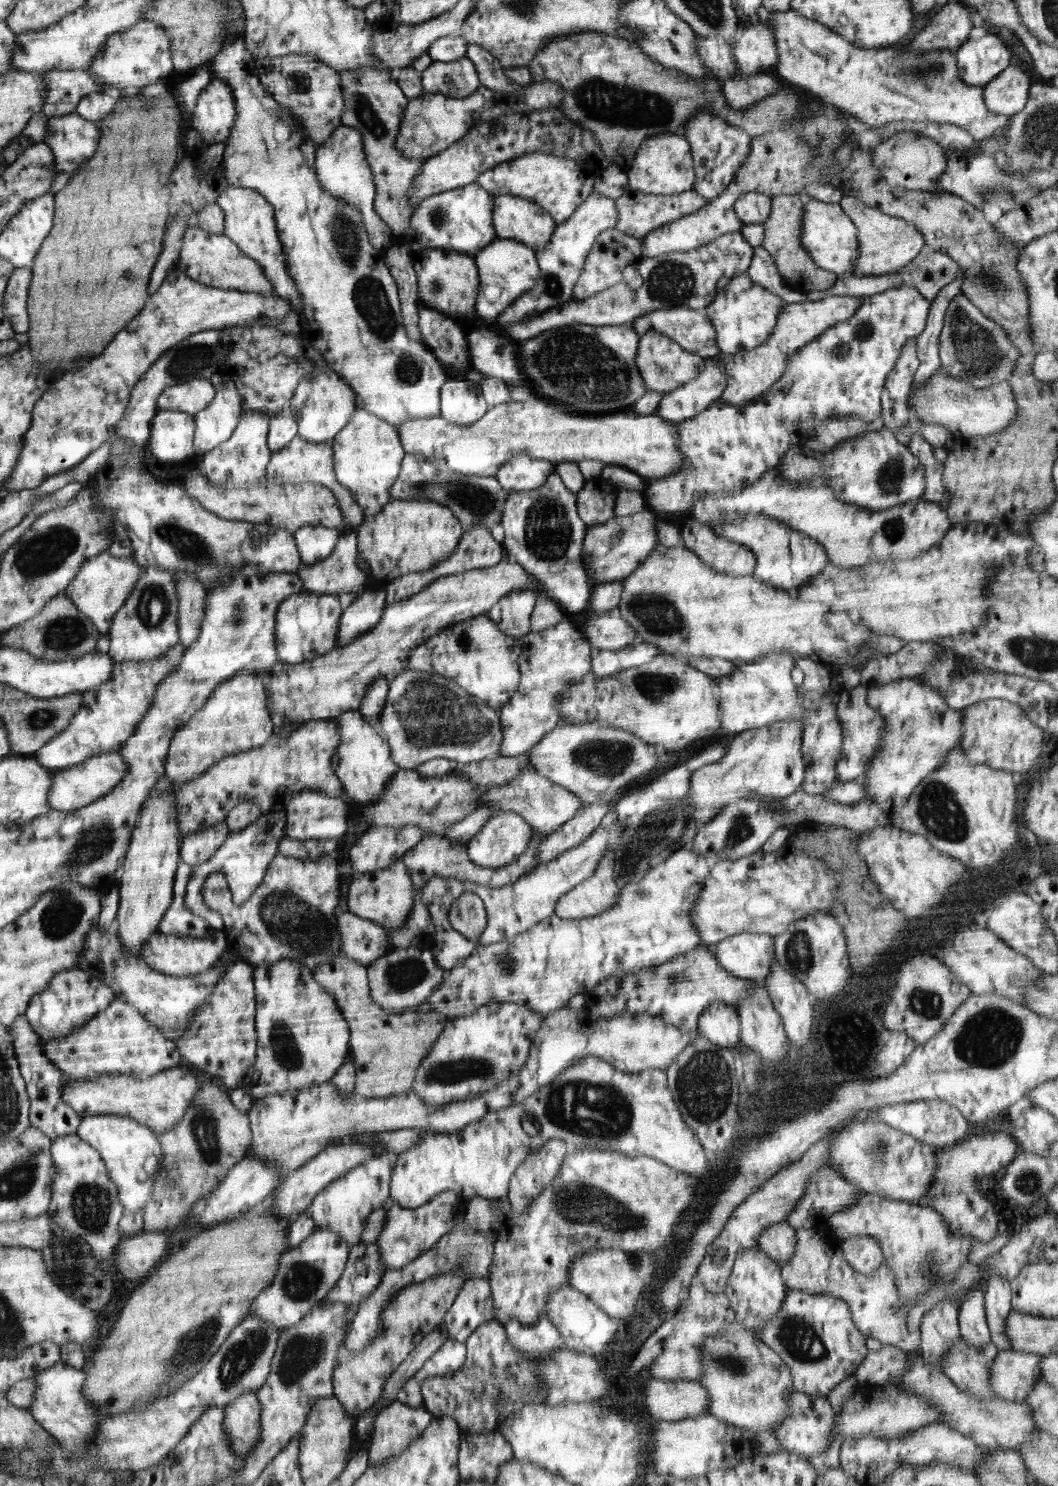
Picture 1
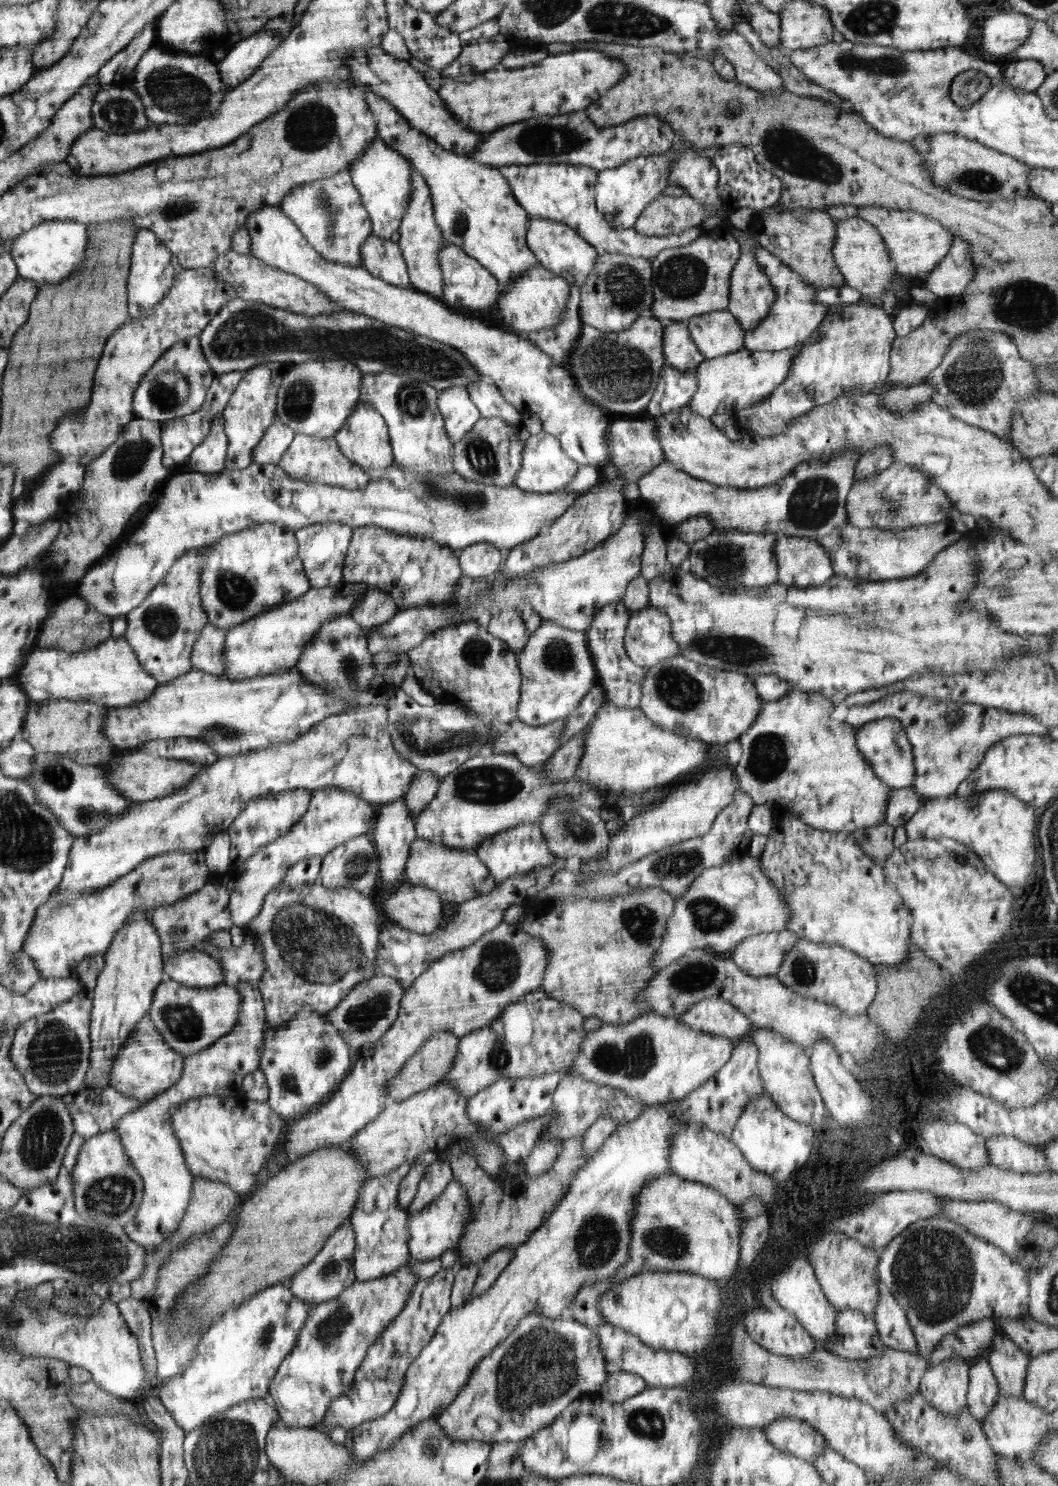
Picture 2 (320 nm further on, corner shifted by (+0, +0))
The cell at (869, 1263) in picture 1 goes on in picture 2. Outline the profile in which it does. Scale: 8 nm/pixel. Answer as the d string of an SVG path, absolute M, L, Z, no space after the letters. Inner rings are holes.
M874 1271L880 1297L871 1316L875 1322L879 1342L884 1347L913 1353L917 1342L915 1342L915 1335L911 1332L907 1317L893 1295L879 1282L876 1274L877 1271Z

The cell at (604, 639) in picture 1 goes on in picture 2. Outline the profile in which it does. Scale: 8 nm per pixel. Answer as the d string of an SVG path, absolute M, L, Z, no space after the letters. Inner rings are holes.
M649 605L638 611L630 611L624 630L623 650L637 666L646 669L678 655L667 615Z

